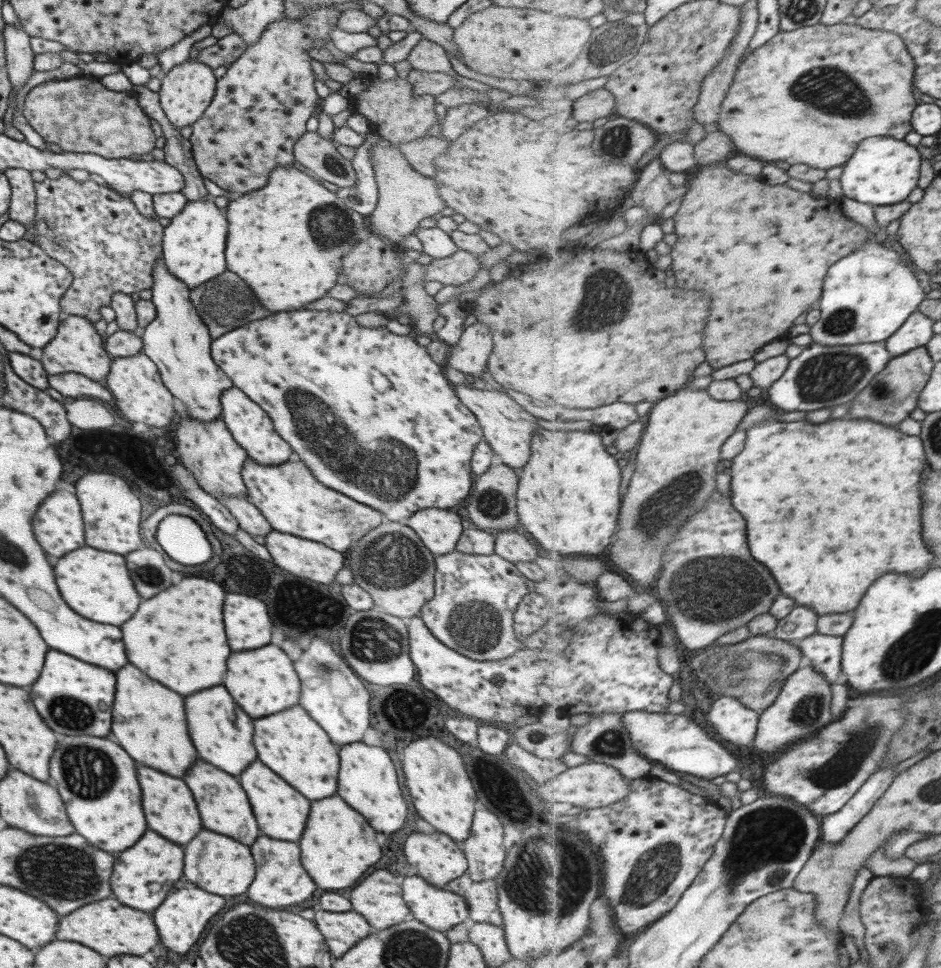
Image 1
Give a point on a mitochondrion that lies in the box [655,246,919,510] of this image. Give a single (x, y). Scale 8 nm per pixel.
(829, 377)

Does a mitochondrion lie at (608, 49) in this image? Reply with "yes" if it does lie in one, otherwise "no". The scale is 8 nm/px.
yes

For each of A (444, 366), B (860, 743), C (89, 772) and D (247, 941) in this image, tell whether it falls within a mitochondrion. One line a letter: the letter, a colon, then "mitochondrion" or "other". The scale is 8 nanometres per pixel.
A: other
B: mitochondrion
C: mitochondrion
D: mitochondrion

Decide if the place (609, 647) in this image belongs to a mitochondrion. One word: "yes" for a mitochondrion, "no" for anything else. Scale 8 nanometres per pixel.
no

